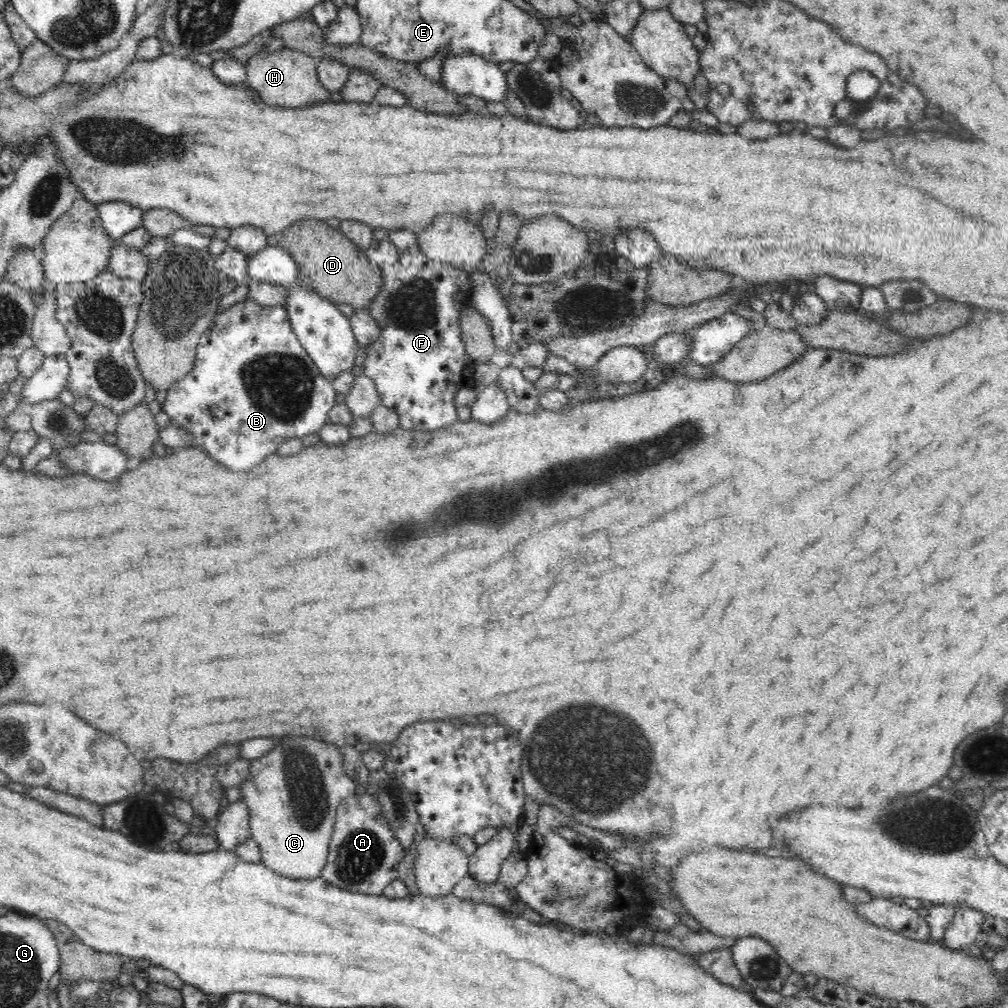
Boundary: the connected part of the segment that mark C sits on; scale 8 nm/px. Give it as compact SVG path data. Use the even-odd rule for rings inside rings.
M312 737L284 739L259 759L252 759L248 778L241 784L241 800L249 810L251 839L261 851L261 862L276 874L292 879L317 879L329 852L338 805L355 792L357 784L344 770L338 746Z

